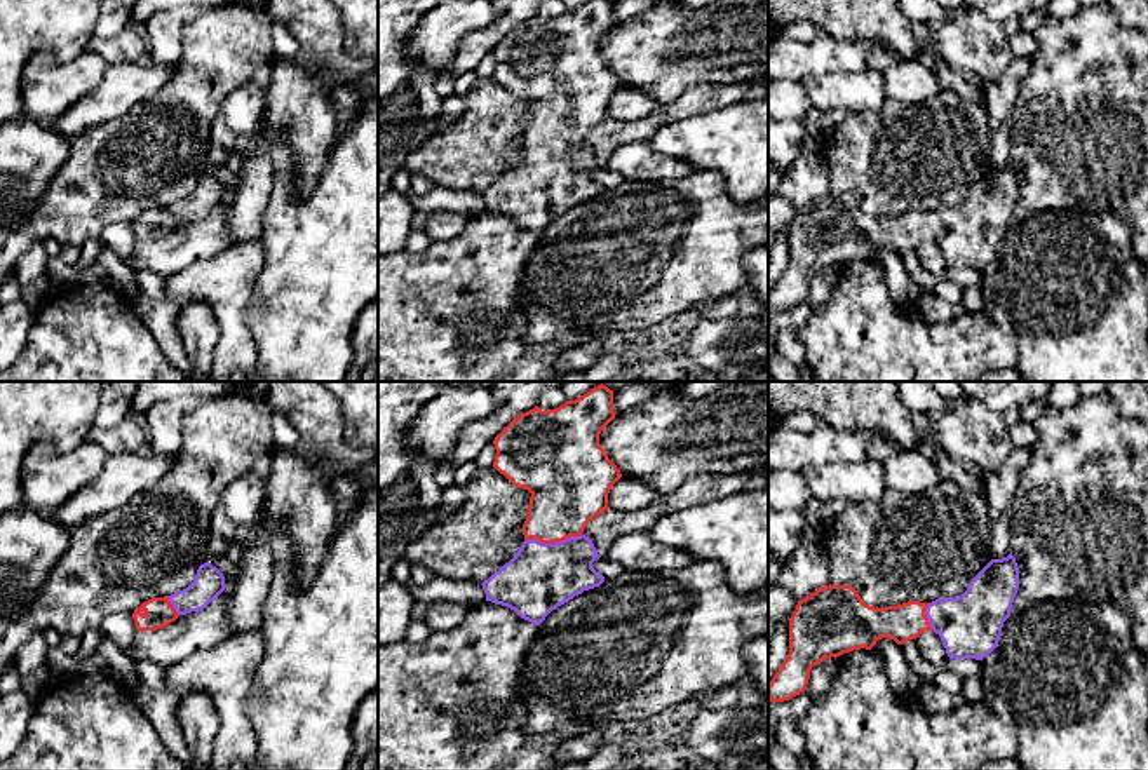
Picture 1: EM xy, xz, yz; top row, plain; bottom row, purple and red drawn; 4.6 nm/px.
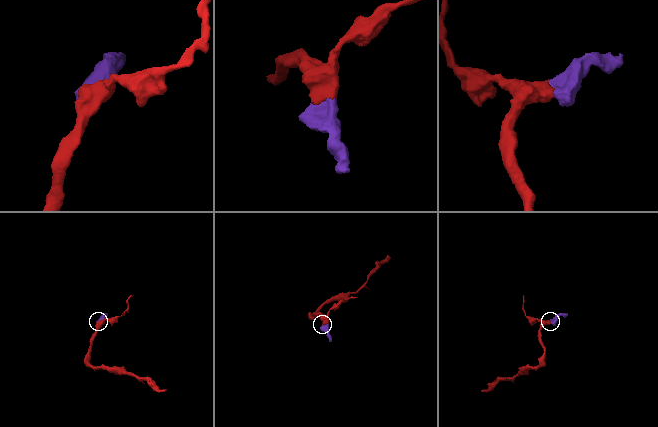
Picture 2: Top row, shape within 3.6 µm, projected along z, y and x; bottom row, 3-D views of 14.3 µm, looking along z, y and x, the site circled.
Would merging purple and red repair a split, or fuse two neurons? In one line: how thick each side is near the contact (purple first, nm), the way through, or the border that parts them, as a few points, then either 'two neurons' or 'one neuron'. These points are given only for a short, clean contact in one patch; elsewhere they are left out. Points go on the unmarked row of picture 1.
calibres 320 and 340 nm; way xz (540, 187), (553, 175), (553, 154), (553, 136), (567, 101); one neuron

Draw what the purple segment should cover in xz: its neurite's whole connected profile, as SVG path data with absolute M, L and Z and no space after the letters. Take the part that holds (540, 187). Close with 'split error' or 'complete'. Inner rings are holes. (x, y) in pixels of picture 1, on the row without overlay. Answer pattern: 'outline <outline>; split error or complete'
outline M589 0L556 19L542 21L535 16L495 47L493 77L531 106L521 159L481 193L486 211L507 216L521 228L540 235L552 220L604 192L604 186L592 178L601 165L584 139L591 129L610 118L608 103L622 87L599 54L601 40L615 24L613 0Z; split error

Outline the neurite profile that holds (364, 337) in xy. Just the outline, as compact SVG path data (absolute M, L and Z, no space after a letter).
M378 300L359 314L350 341L354 366L362 369L371 359L378 357Z

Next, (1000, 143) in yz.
M1002 124L991 138L991 167L1002 169L1010 164L1010 127Z

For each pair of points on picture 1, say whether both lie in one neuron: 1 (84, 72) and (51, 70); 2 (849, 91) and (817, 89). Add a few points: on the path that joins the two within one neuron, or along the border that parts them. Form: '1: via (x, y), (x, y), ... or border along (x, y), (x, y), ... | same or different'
1: via (75, 72), (60, 72) | same
2: via (842, 91), (824, 91) | same

